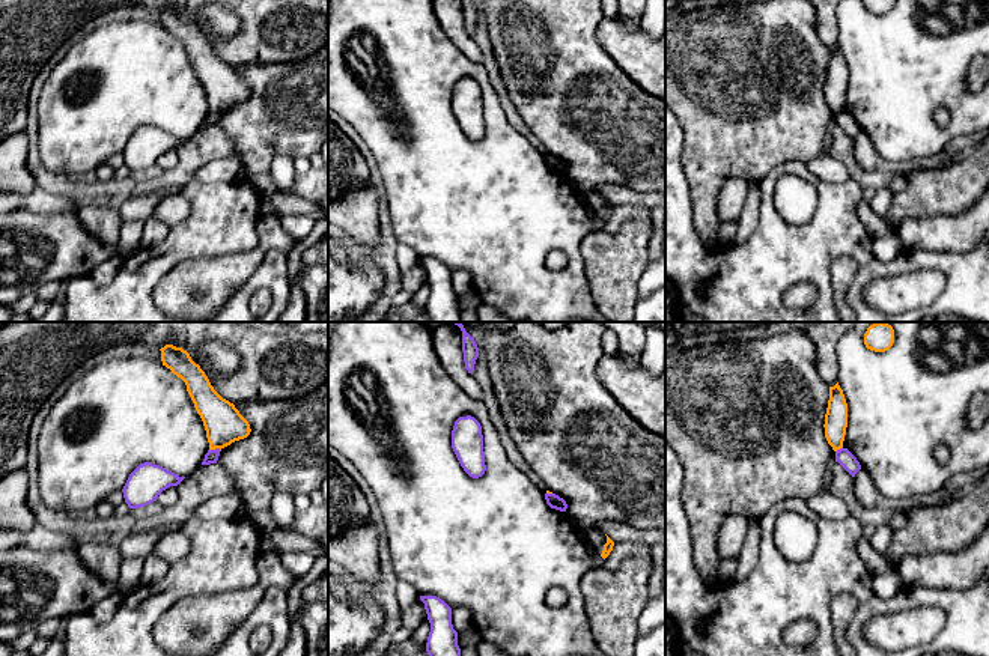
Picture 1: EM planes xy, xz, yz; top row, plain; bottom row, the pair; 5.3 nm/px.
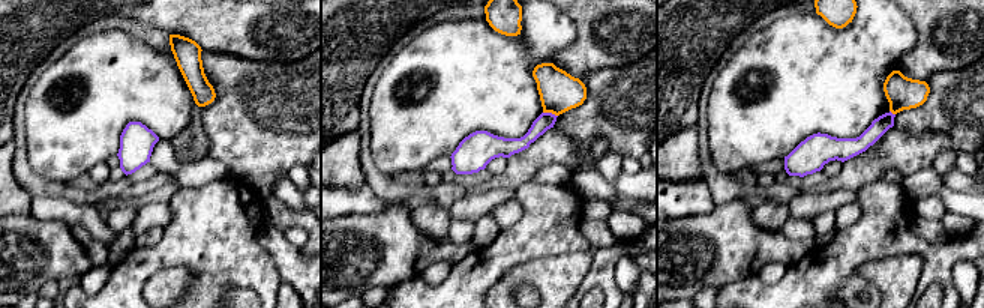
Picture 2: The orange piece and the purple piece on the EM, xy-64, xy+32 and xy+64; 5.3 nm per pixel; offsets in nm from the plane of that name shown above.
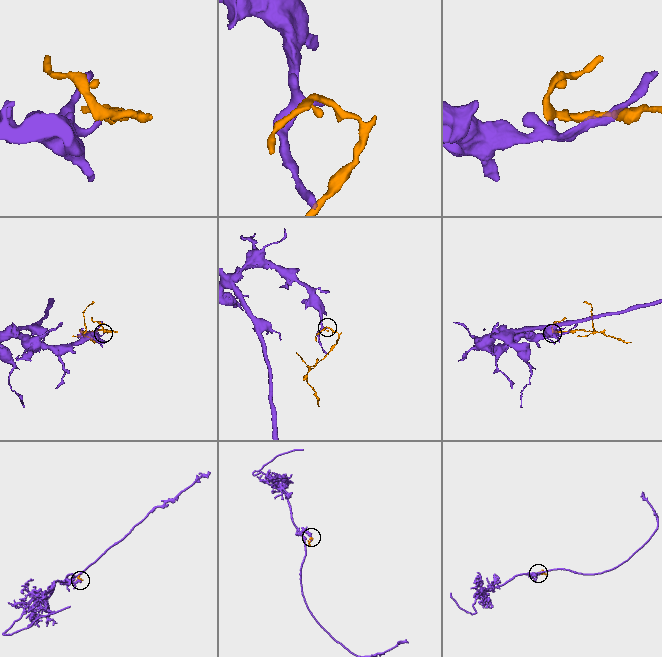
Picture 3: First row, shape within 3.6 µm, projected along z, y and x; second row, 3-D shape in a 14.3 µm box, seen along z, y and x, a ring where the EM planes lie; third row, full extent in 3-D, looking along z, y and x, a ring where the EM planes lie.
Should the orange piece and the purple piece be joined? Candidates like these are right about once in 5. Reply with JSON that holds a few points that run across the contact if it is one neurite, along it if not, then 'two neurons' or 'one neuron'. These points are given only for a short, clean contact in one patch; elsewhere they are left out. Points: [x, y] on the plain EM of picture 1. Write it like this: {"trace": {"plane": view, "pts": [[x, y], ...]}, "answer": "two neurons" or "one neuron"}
{"trace": {"plane": "xy", "pts": [[220, 112], [209, 113]]}, "answer": "two neurons"}

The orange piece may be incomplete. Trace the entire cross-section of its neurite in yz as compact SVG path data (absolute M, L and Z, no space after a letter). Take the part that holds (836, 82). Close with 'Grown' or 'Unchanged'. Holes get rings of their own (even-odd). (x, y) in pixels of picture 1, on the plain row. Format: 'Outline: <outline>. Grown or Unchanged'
Outline: M838 45L829 50L829 63L825 77L825 101L834 114L843 111L847 90L847 66Z. Unchanged

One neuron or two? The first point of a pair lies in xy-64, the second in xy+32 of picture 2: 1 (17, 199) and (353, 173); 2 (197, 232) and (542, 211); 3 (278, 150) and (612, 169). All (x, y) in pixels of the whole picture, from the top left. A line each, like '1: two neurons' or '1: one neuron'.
1: one neuron
2: one neuron
3: two neurons

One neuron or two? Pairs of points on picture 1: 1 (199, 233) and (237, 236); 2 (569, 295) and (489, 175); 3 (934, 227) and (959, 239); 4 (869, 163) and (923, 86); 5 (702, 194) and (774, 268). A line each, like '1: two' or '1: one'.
1: one
2: one
3: one
4: two
5: two

